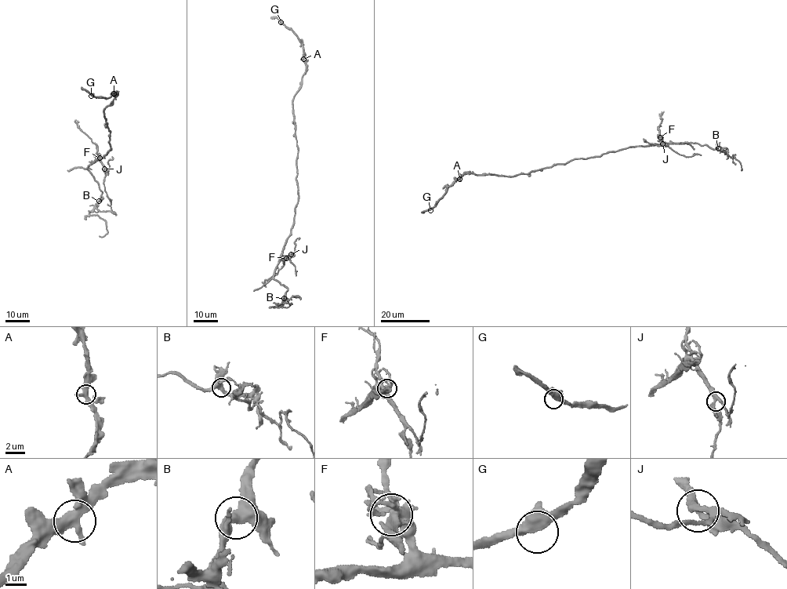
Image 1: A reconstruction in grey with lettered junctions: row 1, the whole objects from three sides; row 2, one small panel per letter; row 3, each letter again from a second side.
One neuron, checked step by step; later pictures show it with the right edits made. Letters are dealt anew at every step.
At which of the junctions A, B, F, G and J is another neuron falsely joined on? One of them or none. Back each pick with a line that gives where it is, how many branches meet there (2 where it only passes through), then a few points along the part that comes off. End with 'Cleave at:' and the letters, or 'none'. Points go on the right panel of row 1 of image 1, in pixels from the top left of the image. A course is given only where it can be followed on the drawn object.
Cleave at: none

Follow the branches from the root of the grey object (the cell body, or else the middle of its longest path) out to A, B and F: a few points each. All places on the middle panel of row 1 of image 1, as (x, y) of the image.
A: (298, 187), (295, 178), (298, 148), (292, 102), (306, 70), (303, 59)
B: (298, 187), (294, 221), (273, 276), (273, 279), (288, 288), (284, 298)
F: (298, 187), (294, 221), (281, 256), (282, 259), (286, 258)

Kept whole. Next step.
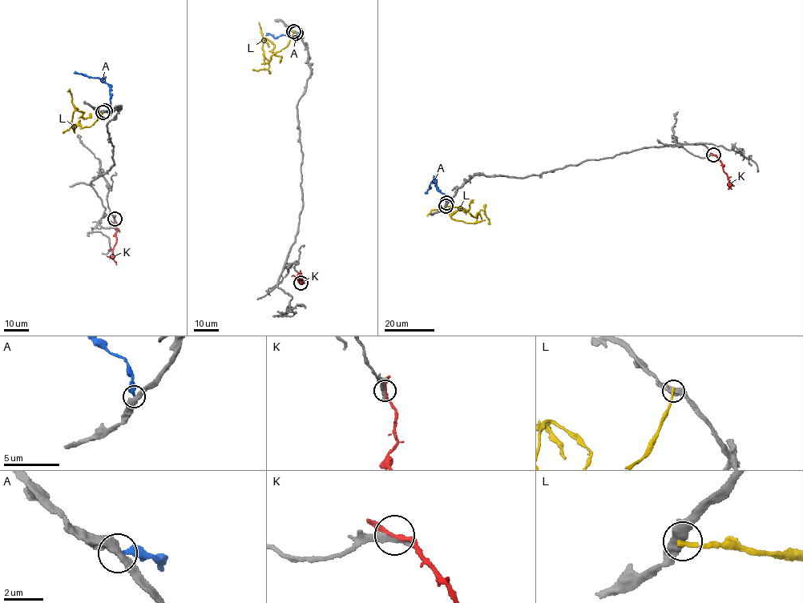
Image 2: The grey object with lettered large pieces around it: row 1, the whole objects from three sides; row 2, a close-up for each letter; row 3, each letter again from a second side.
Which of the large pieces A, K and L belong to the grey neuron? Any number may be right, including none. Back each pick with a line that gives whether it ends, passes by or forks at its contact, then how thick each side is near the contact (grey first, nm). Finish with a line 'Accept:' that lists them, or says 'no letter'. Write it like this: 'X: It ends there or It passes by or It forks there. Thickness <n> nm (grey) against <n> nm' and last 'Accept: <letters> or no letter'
Accept: no letter

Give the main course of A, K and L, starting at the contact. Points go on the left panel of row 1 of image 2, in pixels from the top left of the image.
A: (106, 110), (110, 106), (110, 87), (107, 83), (98, 78), (74, 73)
K: (115, 219), (116, 240), (112, 250), (116, 264)
L: (102, 112), (92, 125), (73, 128), (74, 111), (84, 112), (82, 116), (85, 118), (90, 117), (89, 114)

